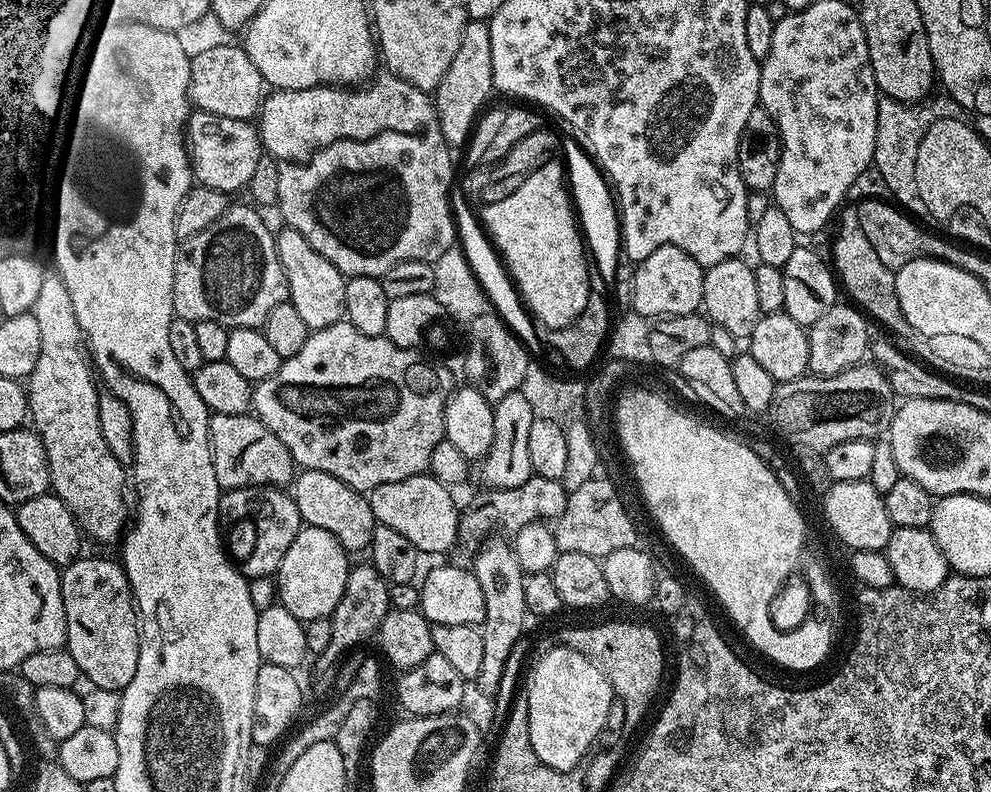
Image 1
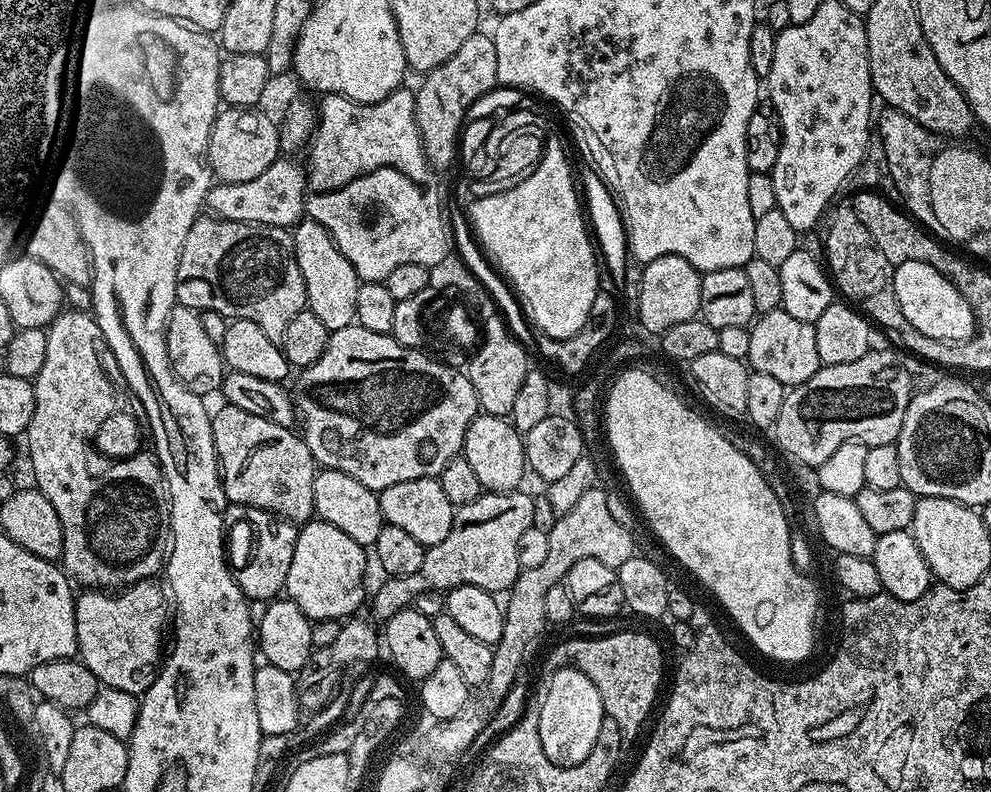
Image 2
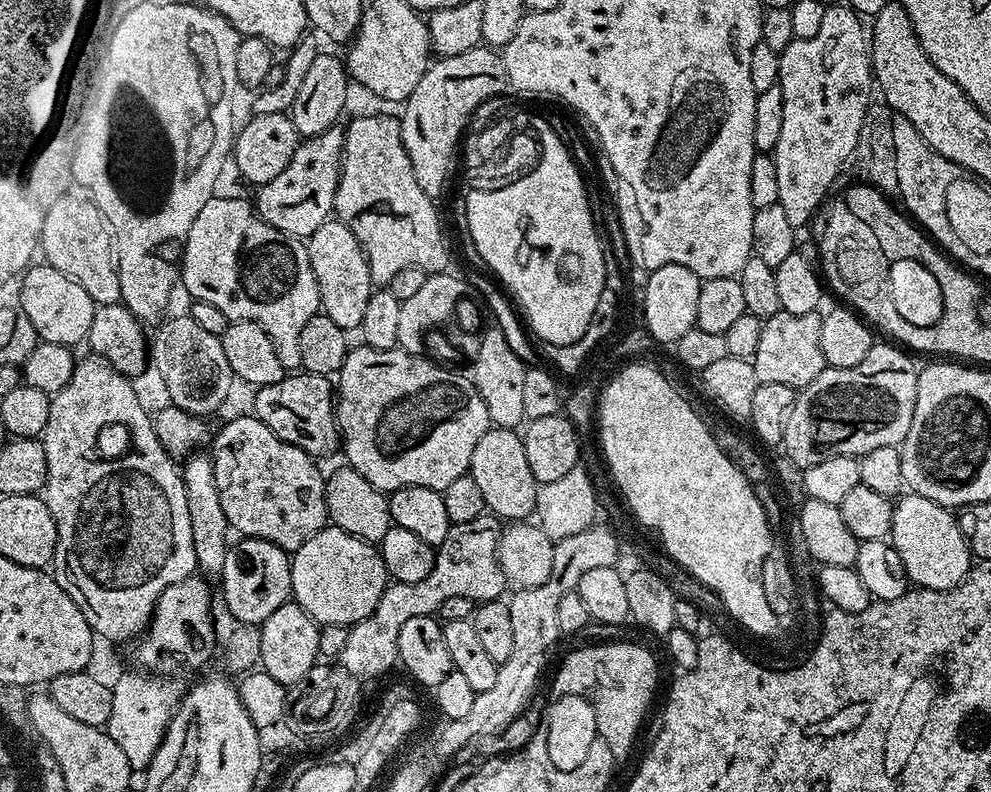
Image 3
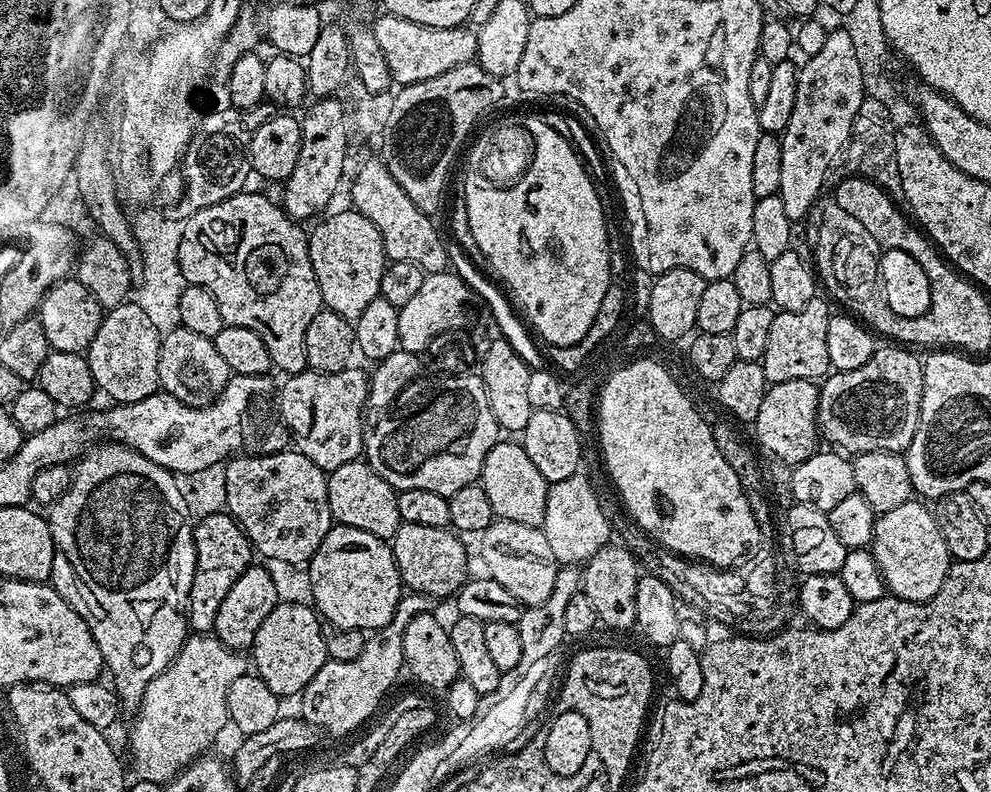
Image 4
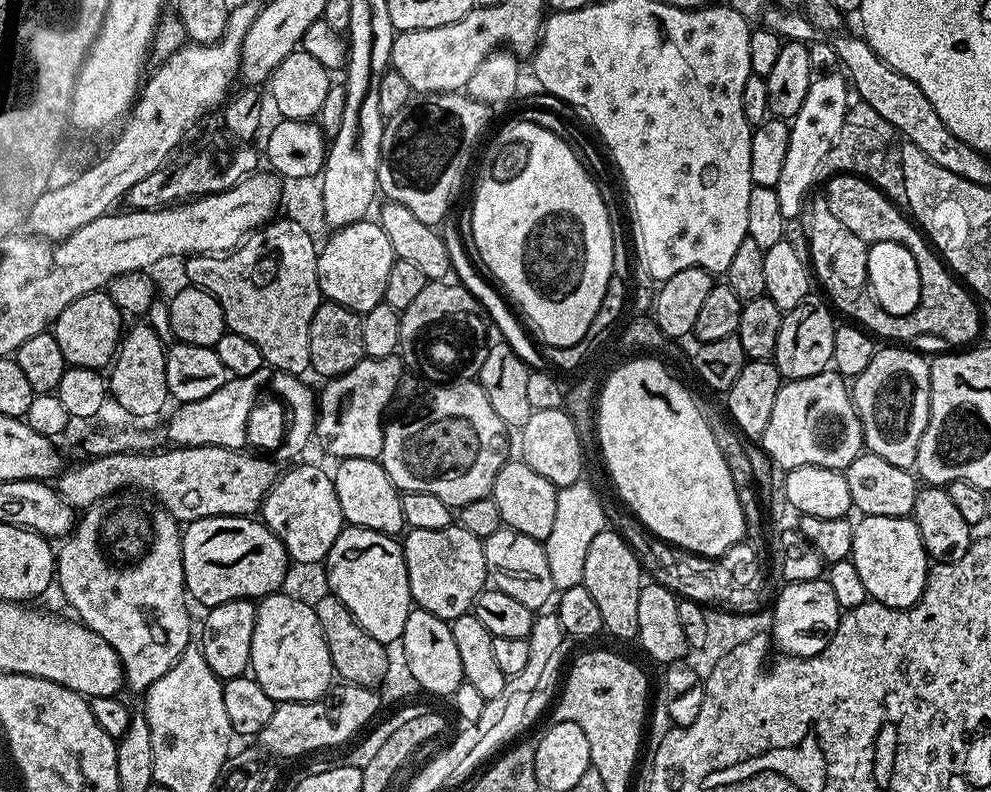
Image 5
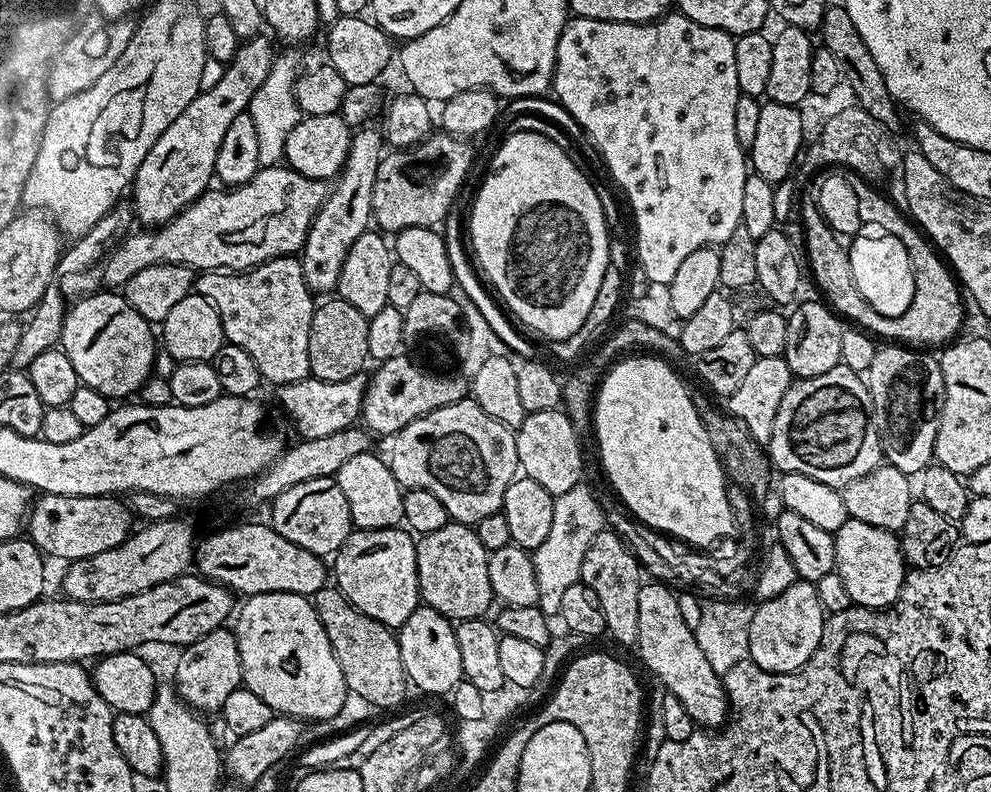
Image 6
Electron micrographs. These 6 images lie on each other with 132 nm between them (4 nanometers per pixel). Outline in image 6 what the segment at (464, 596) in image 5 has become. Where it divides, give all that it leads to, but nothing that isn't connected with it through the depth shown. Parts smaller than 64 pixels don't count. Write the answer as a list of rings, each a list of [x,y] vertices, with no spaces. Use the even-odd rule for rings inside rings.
[[[449,522],[442,530],[420,536],[416,540],[416,569],[421,601],[453,622],[487,617],[488,607],[494,604],[489,555],[478,542],[475,527],[467,524]]]

